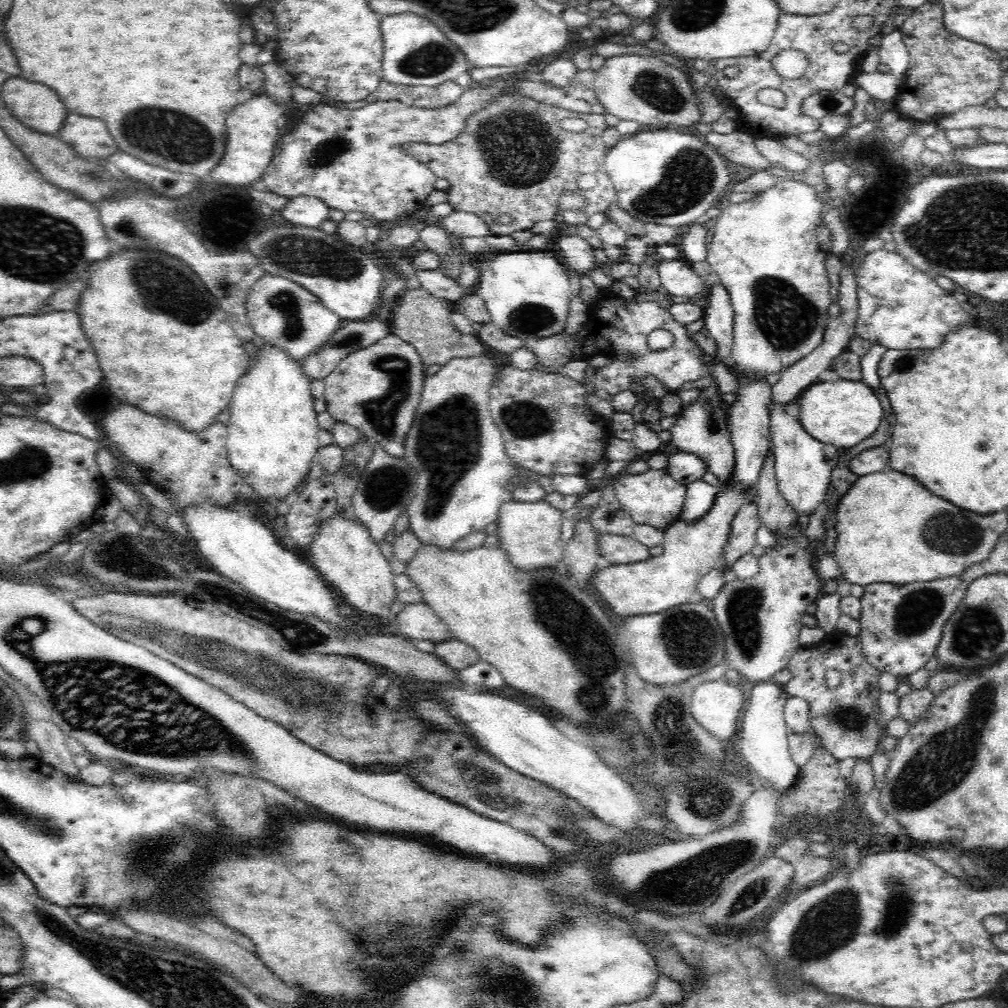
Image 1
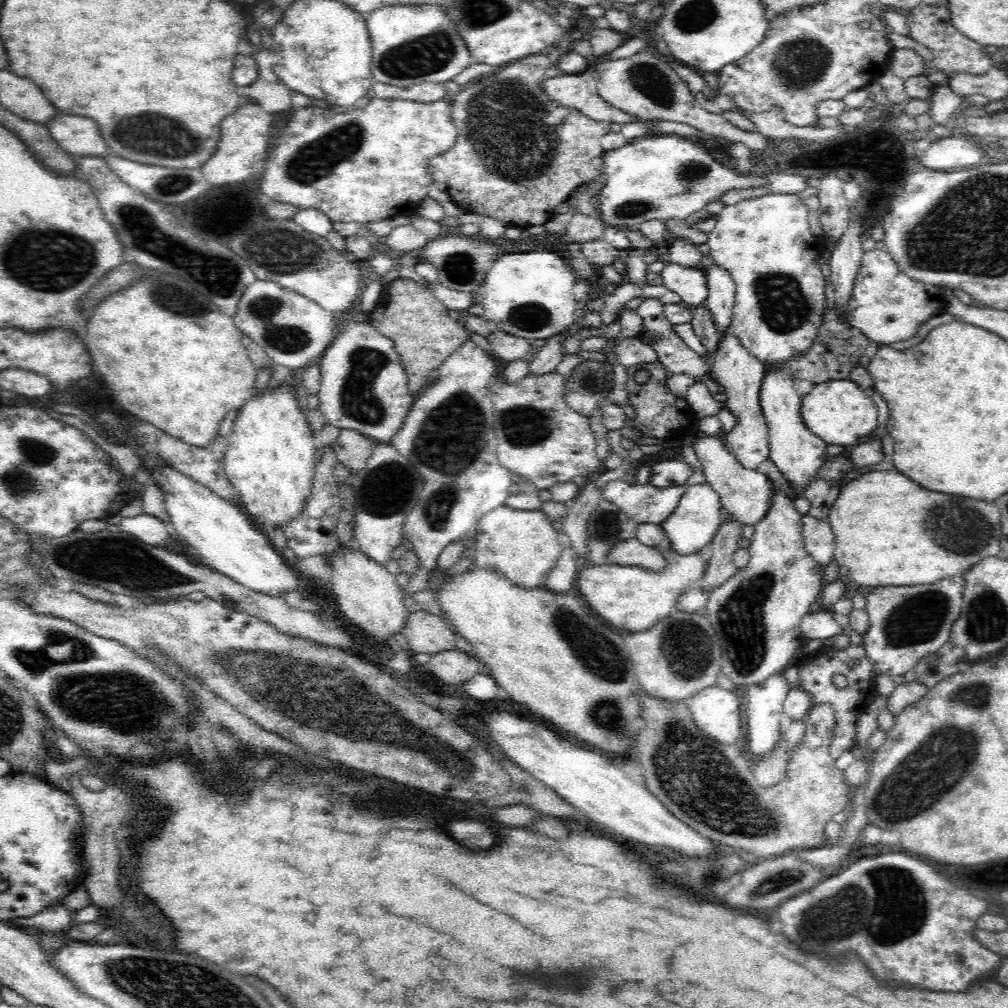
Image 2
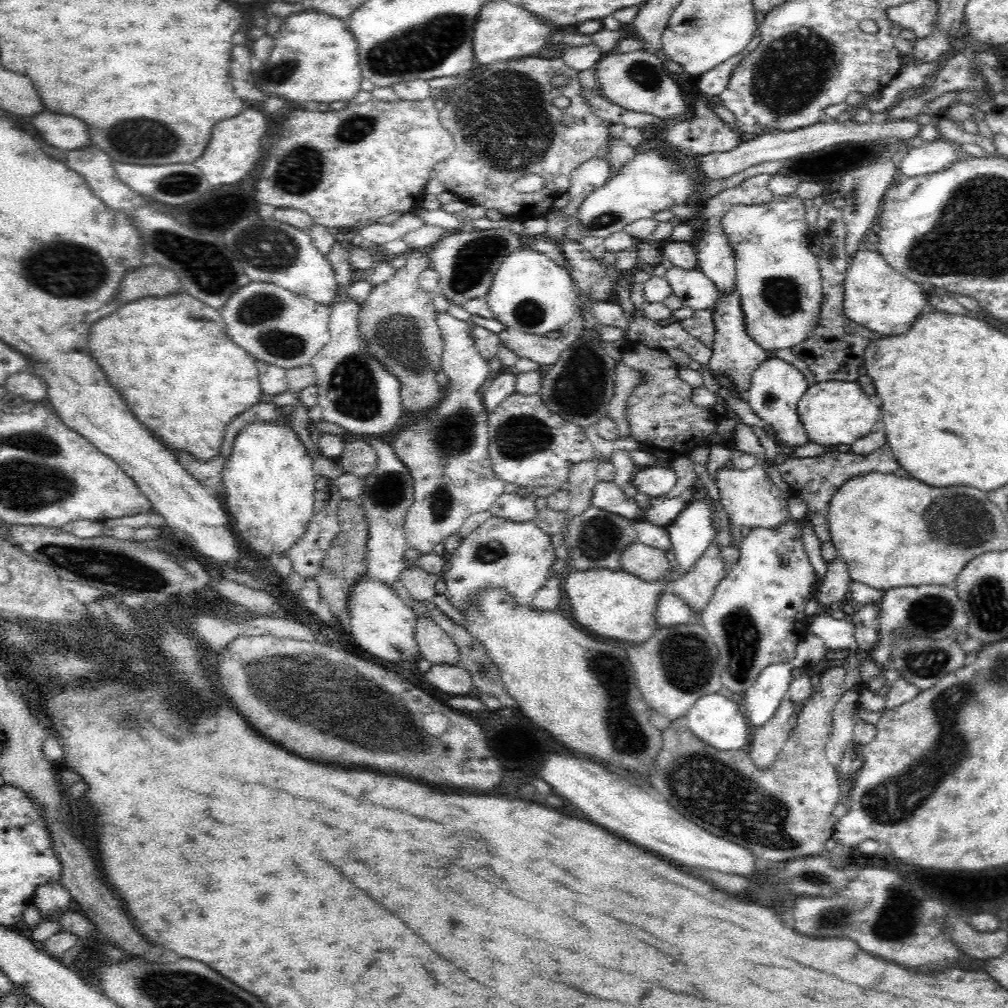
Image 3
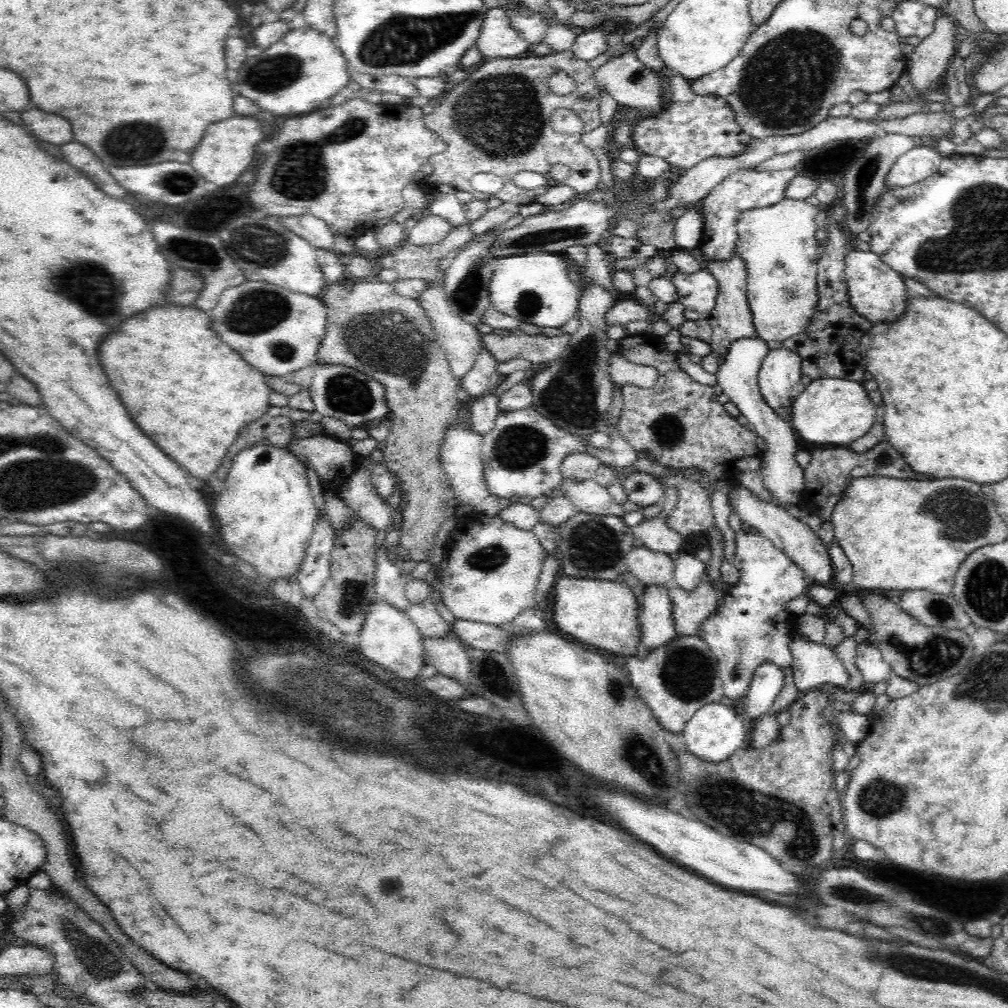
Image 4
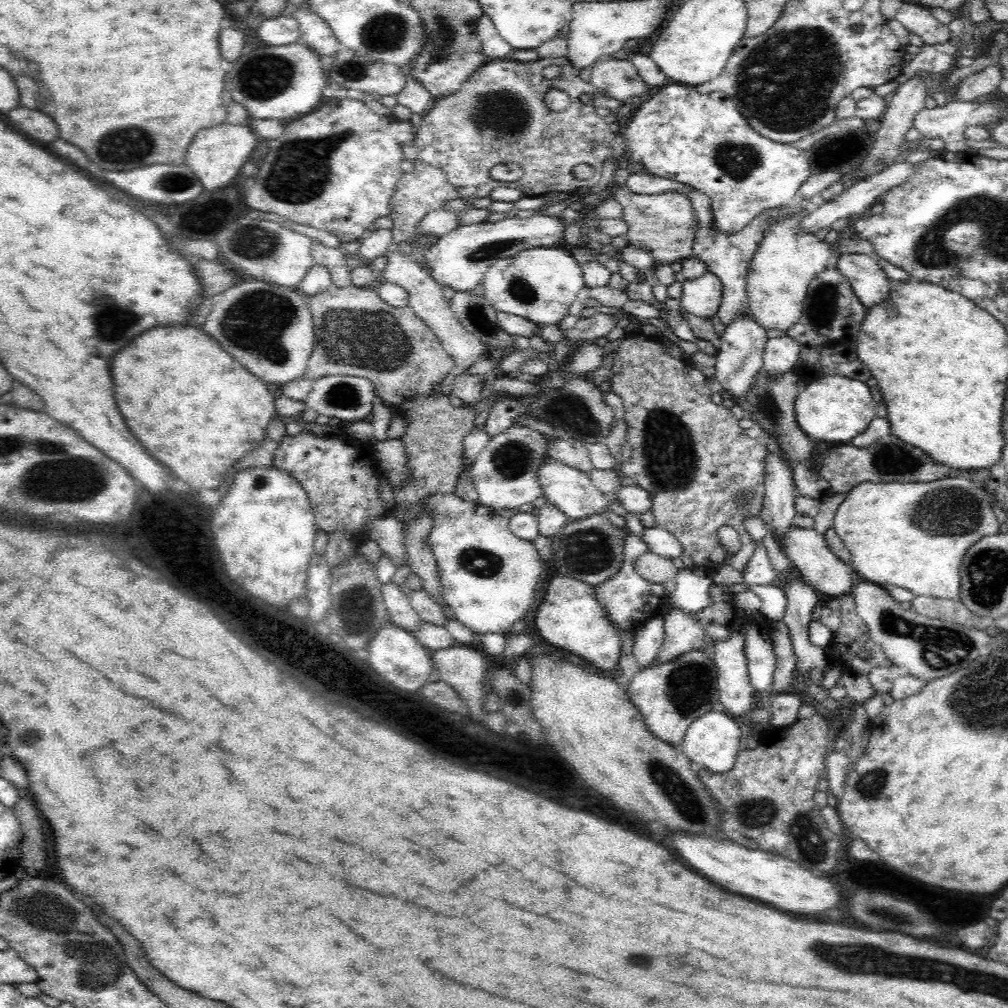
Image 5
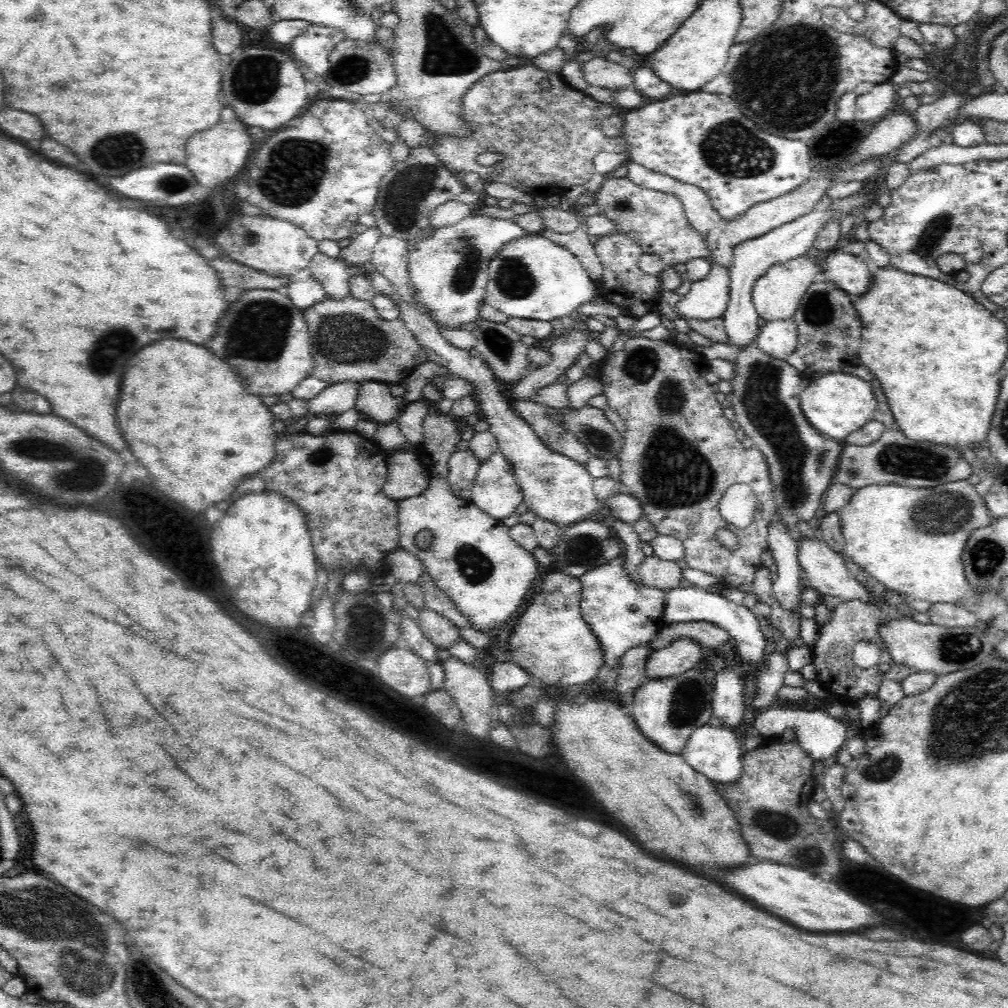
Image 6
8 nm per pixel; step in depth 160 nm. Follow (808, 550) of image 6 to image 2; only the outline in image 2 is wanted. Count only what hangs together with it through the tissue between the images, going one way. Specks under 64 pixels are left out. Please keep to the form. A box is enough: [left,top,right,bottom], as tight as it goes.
[692,431,773,531]

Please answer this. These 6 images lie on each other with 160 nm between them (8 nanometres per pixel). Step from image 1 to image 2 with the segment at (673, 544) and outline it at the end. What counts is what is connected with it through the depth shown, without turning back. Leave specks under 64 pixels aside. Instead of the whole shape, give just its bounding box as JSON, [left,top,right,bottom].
[577,328,770,632]

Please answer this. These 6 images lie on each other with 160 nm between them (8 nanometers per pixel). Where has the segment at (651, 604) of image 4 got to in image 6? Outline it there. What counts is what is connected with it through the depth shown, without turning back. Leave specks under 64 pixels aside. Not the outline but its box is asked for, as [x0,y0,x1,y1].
[616,643,651,694]

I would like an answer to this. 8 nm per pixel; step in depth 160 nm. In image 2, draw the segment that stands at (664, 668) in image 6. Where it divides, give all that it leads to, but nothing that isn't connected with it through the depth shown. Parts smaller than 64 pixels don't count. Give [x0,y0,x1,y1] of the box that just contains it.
[698,519,748,593]

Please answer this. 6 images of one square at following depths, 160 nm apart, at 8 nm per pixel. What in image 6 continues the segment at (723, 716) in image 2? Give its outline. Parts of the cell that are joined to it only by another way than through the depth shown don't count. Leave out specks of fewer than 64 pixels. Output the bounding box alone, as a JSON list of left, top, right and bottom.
[679,721,743,784]

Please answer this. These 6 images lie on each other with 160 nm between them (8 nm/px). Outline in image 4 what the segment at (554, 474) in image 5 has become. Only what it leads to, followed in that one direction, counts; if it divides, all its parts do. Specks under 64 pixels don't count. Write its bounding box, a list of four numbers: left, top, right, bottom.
[557,478,627,517]

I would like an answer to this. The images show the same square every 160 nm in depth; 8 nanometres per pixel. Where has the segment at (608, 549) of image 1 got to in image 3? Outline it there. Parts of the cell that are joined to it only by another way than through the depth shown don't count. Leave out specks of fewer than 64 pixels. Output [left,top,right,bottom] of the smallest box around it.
[620,542,680,581]

